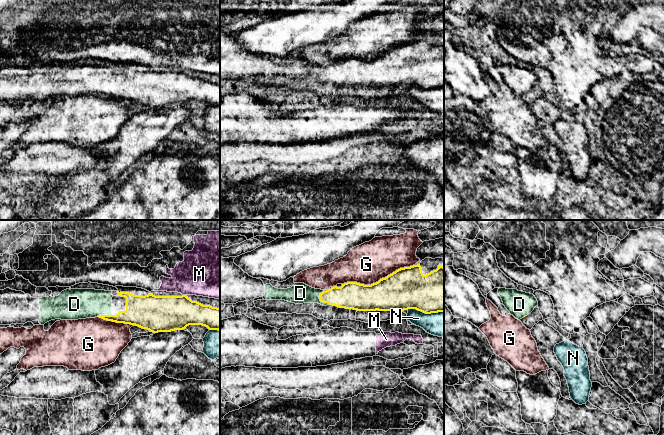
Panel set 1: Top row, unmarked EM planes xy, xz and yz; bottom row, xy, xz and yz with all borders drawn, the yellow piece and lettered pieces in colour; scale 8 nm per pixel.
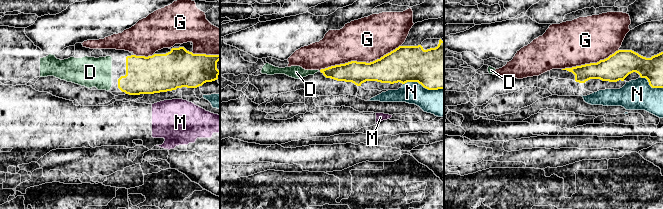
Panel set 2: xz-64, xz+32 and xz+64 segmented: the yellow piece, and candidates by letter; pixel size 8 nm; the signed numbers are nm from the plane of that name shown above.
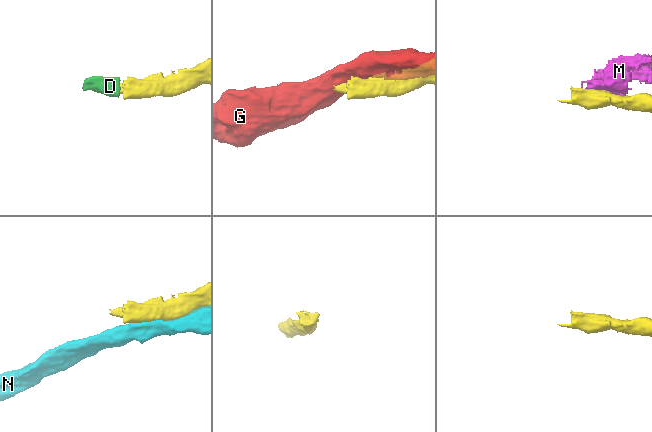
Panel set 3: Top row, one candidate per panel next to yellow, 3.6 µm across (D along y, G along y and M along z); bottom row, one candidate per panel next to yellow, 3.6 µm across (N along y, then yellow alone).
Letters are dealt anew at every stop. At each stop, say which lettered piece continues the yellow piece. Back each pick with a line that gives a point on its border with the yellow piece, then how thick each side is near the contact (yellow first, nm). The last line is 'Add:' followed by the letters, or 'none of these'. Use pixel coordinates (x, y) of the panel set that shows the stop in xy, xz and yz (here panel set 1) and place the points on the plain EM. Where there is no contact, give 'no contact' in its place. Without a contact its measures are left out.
D: xz (323, 67) | 220/170 nm
Add: D

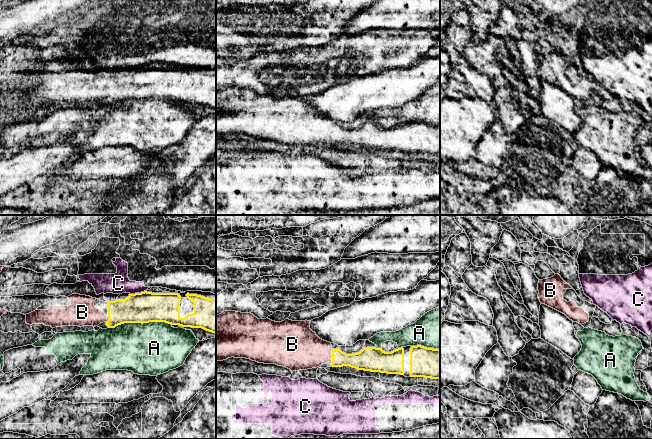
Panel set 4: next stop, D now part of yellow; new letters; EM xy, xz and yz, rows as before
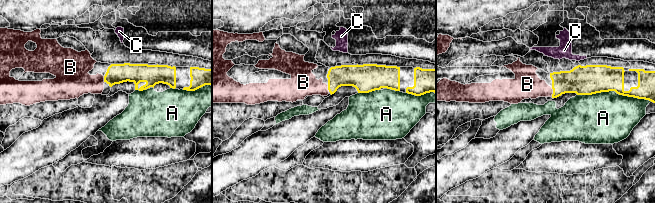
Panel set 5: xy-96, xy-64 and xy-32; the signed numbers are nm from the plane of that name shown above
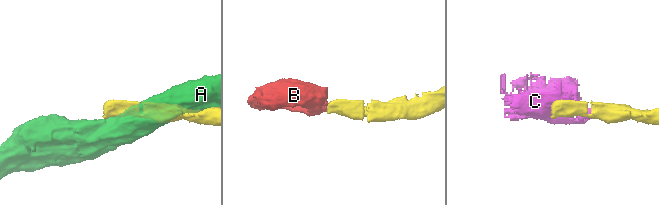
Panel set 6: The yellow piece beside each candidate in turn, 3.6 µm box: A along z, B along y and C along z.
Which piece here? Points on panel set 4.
B: xz (332, 129) | 150/320 nm
Add: B

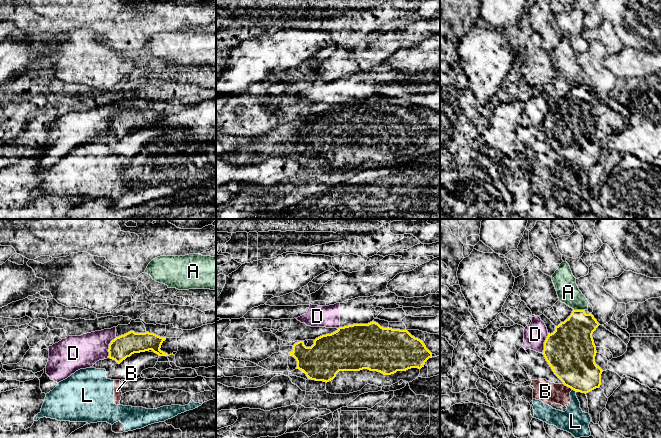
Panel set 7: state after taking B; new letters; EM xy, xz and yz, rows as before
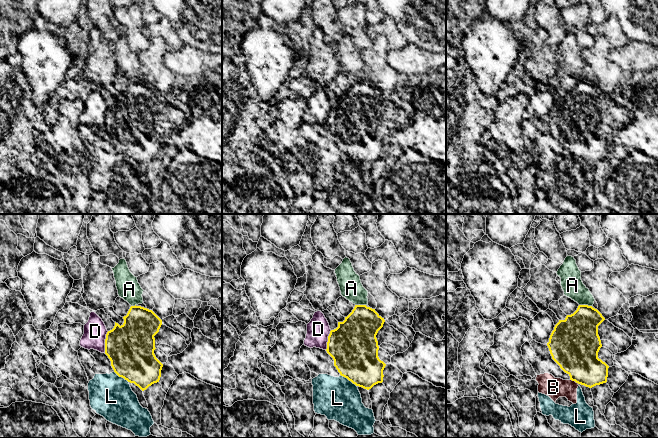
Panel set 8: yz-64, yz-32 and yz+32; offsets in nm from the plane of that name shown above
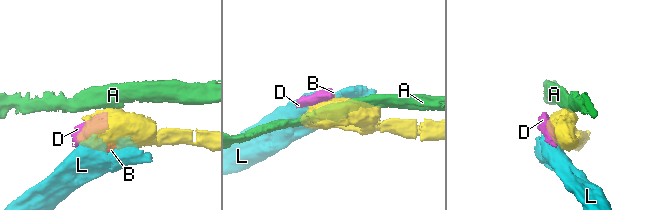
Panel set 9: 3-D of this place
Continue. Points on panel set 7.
Add: none of these

